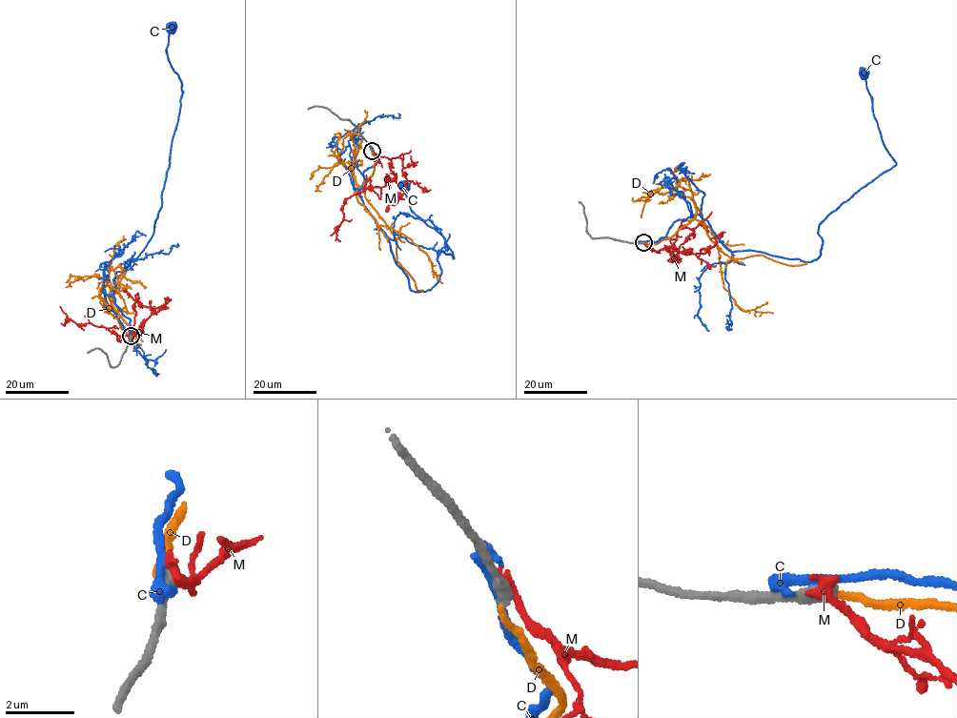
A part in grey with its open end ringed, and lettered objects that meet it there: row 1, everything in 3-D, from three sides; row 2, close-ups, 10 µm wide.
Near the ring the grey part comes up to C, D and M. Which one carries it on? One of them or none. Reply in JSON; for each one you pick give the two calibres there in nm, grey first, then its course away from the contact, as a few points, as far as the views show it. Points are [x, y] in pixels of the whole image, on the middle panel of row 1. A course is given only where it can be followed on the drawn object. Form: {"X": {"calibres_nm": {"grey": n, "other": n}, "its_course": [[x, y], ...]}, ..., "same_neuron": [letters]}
{"same_neuron": []}

